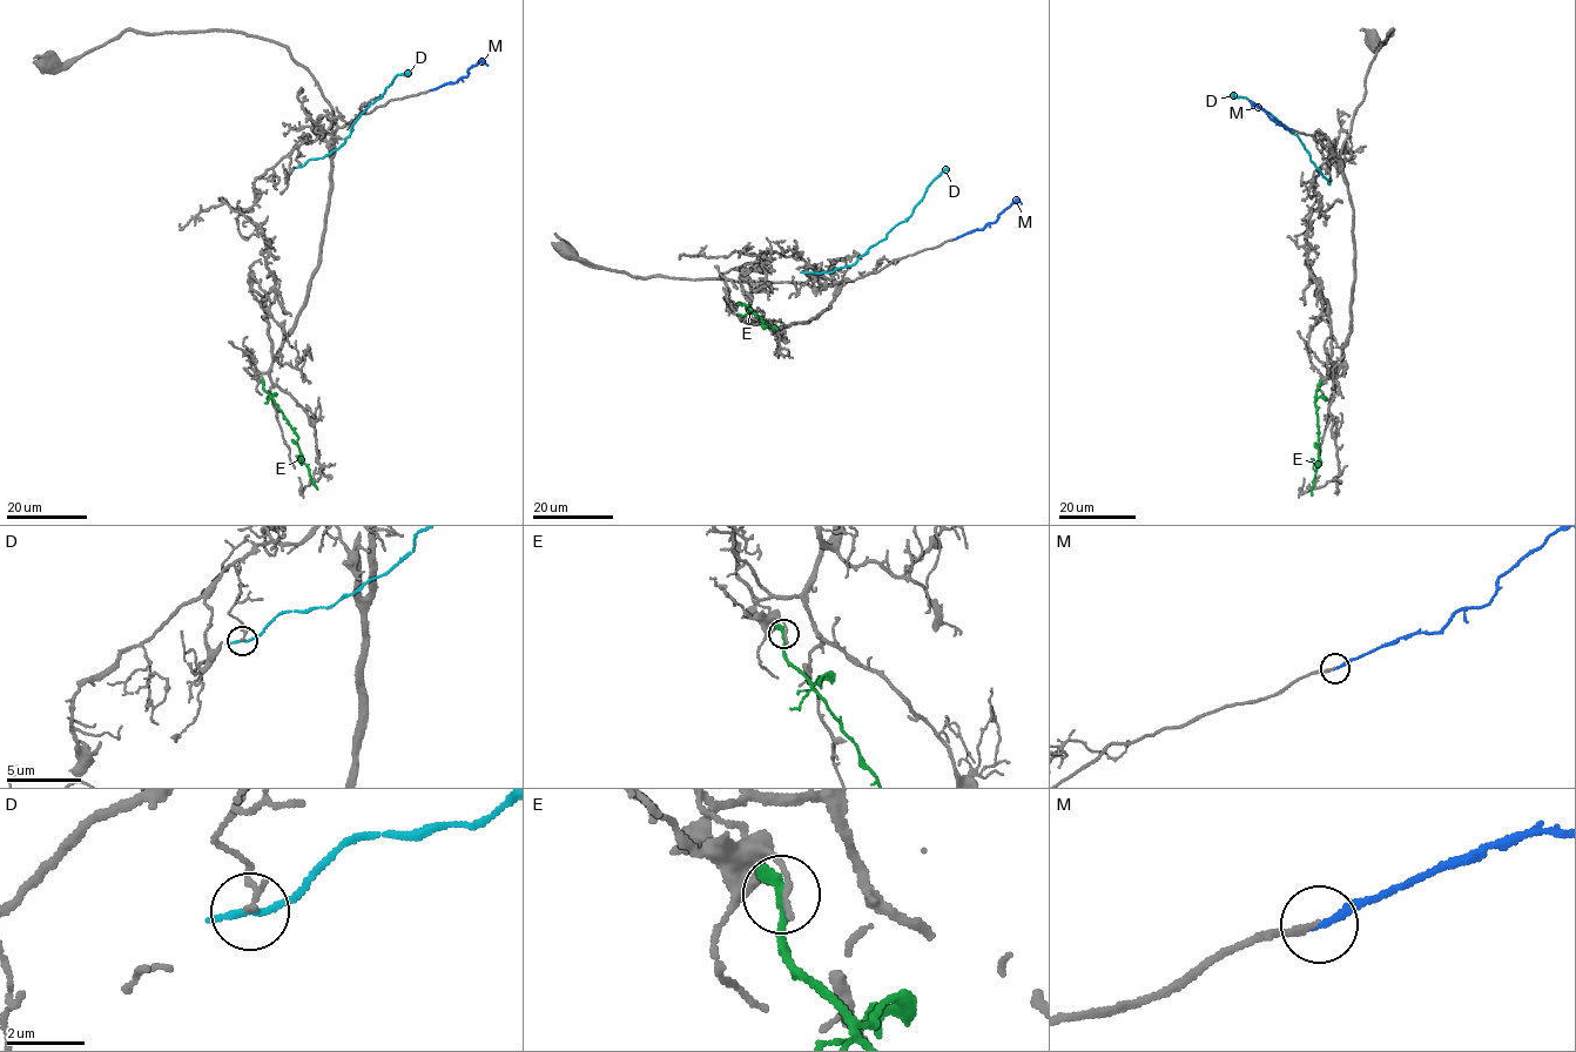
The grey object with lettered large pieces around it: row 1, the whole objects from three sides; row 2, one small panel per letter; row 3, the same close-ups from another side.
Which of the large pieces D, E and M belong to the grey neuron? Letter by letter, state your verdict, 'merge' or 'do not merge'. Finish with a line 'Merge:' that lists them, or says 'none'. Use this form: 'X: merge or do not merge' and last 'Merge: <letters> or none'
D: do not merge
E: do not merge
M: merge
Merge: M

